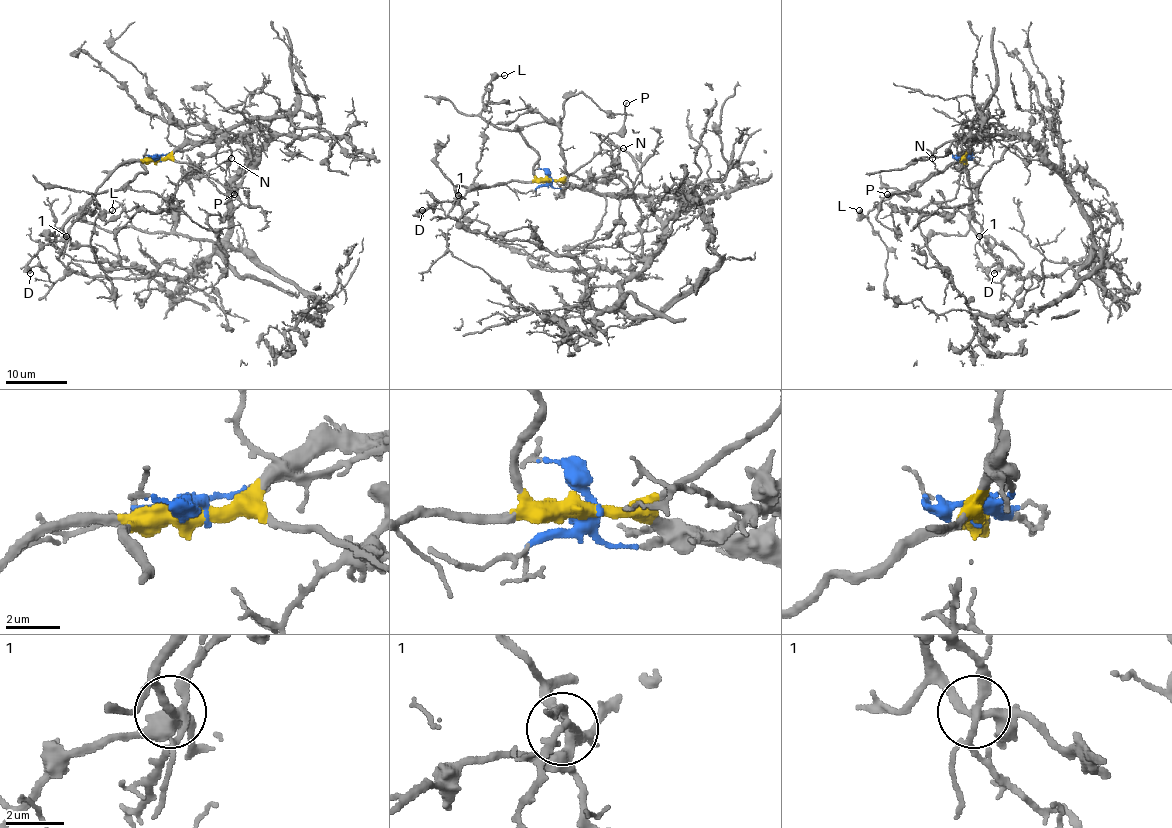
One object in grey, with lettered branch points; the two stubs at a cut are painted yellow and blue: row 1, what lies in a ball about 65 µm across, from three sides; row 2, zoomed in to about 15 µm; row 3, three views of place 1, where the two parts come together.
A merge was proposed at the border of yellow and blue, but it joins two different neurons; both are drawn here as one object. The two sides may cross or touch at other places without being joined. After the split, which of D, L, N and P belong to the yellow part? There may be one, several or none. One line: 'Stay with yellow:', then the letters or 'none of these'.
Stay with yellow: D, L, N, P

